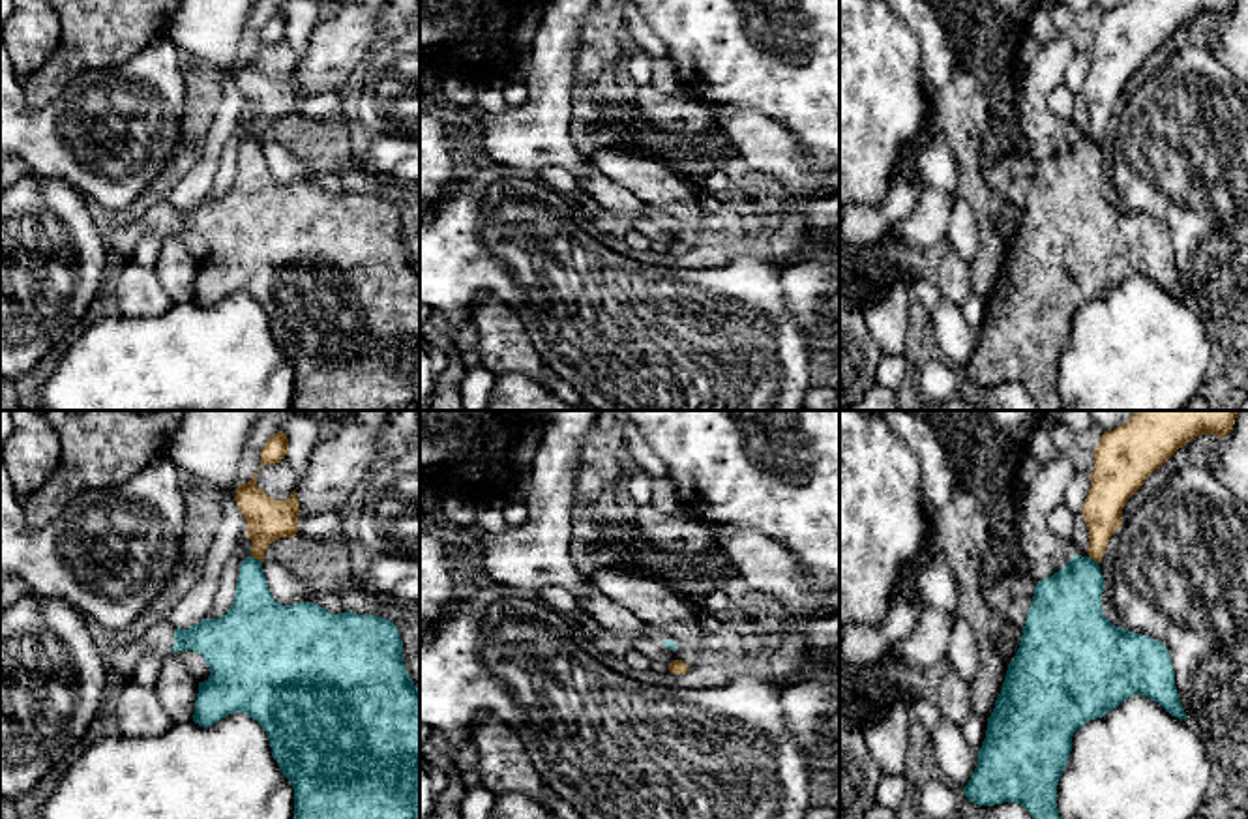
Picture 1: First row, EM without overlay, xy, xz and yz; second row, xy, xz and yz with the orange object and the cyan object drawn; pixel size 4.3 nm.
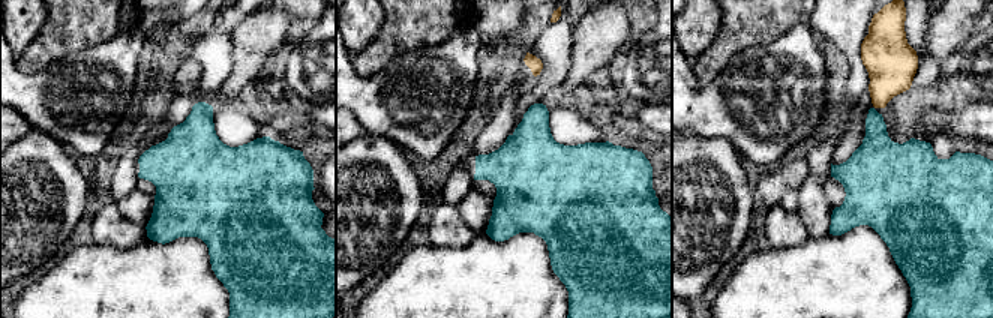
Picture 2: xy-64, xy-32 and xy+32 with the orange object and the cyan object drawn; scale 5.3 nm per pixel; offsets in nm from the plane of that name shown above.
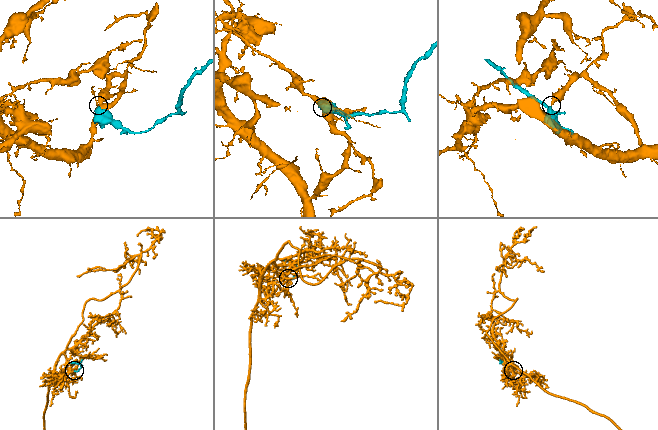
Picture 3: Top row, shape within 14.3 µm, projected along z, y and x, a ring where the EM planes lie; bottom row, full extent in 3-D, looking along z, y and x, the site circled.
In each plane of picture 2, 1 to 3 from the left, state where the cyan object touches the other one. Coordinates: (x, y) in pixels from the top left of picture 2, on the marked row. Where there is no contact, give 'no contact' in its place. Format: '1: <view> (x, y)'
1: no contact
2: no contact
3: no contact

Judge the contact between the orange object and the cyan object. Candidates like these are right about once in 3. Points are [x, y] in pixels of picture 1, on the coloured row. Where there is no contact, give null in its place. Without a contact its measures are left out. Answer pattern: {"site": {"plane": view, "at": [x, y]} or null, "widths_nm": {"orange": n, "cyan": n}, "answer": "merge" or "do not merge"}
{"site": {"plane": "xy", "at": [257, 559]}, "widths_nm": {"orange": 190, "cyan": 220}, "answer": "do not merge"}

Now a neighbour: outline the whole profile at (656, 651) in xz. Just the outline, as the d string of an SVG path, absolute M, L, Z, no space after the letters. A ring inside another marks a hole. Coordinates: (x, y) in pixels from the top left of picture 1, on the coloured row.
M633 637L633 648L648 656L652 662L671 663L682 660L690 667L705 667L723 662L720 652L708 648L676 647L669 650L663 643L650 637Z

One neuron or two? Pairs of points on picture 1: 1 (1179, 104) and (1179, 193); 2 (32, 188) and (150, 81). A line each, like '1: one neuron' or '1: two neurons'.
1: one neuron
2: two neurons

